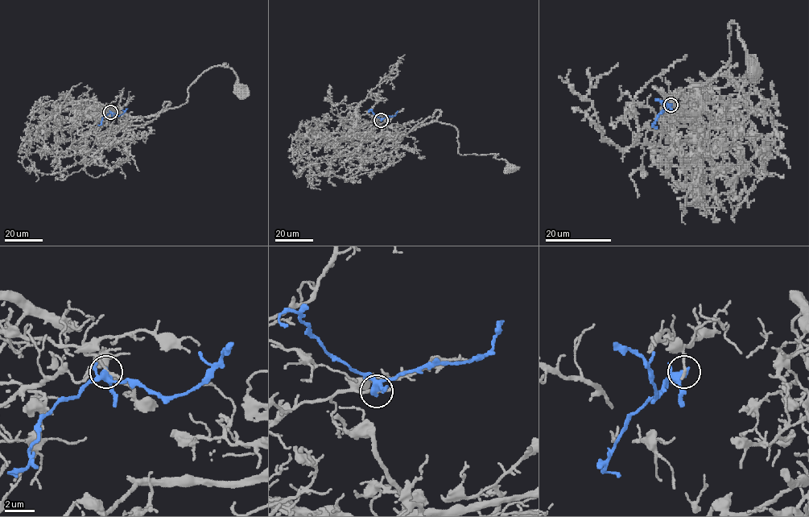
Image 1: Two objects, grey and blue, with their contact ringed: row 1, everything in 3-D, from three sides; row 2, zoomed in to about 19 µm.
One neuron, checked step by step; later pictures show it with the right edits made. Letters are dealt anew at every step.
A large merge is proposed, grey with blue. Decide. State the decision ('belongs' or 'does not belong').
does not belong

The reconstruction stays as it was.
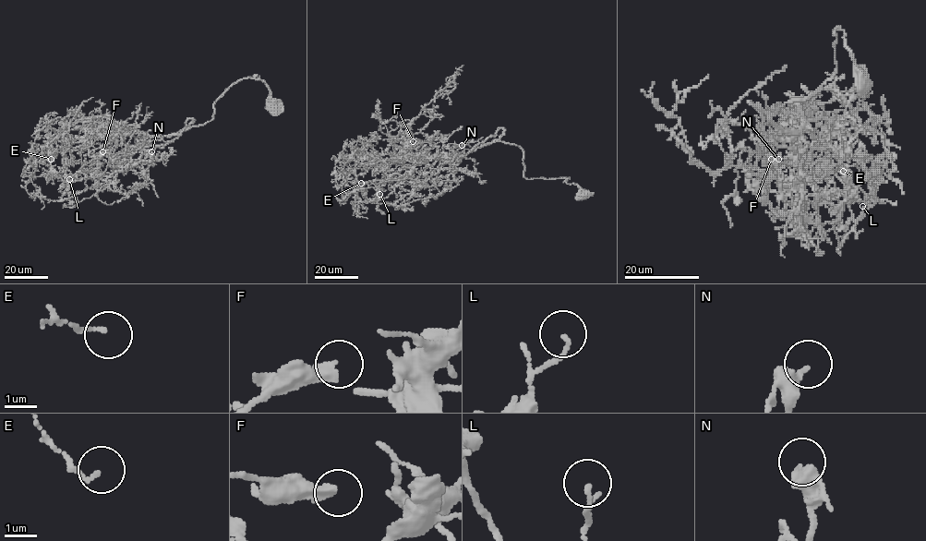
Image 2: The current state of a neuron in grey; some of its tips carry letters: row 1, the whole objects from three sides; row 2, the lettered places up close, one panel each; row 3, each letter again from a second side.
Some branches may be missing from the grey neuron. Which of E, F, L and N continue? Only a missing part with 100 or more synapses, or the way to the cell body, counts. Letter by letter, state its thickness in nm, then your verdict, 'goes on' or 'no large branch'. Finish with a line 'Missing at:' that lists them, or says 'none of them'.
E: 120 nm thick; no large branch
F: 320 nm thick; no large branch
L: 120 nm thick; no large branch
N: 300 nm thick; no large branch
Missing at: none of them

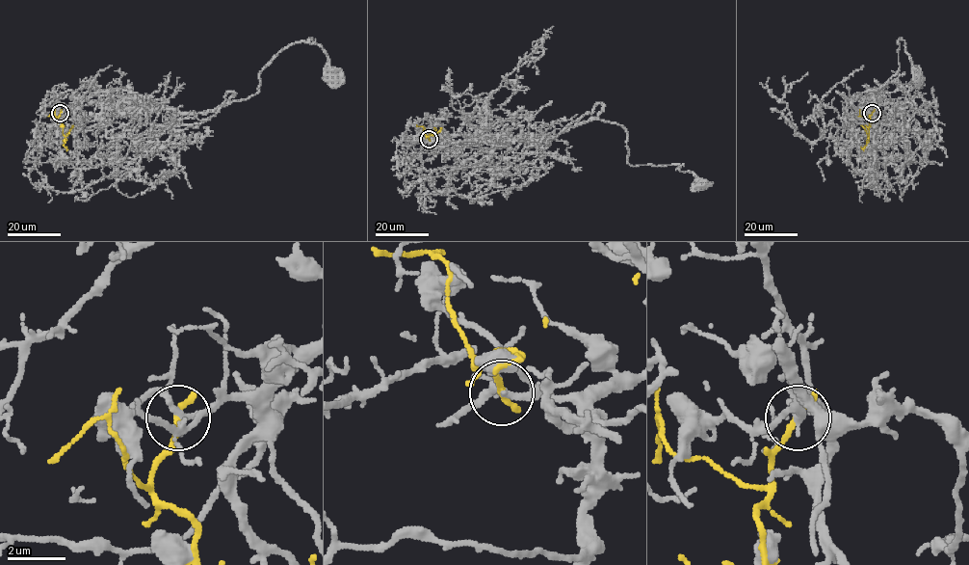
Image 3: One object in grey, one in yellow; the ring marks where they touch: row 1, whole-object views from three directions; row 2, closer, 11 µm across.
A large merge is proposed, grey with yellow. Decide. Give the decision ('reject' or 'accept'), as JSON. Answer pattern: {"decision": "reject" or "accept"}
{"decision": "reject"}

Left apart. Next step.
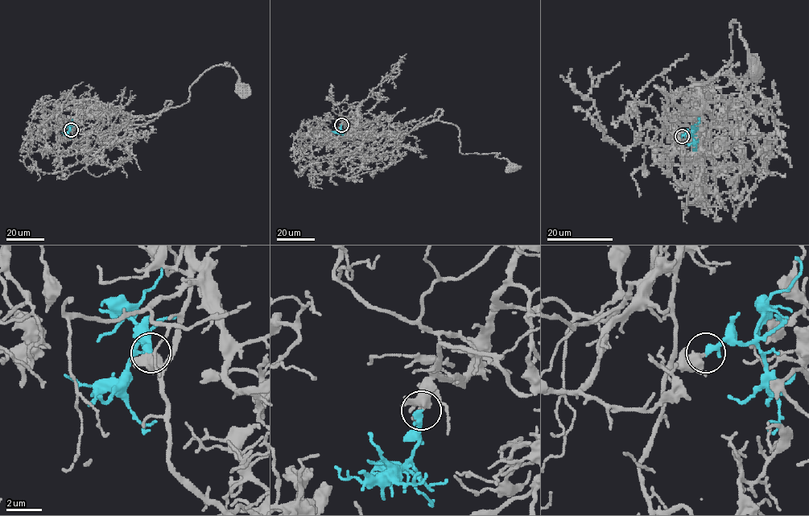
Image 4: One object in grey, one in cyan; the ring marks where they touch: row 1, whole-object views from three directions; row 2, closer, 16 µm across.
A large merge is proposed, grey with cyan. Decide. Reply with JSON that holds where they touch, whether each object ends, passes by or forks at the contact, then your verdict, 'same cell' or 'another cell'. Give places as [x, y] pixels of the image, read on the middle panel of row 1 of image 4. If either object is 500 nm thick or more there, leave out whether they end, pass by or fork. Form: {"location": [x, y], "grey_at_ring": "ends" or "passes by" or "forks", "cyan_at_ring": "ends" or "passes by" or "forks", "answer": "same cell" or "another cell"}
{"location": [341, 125], "grey_at_ring": "passes by", "cyan_at_ring": "ends", "answer": "same cell"}

